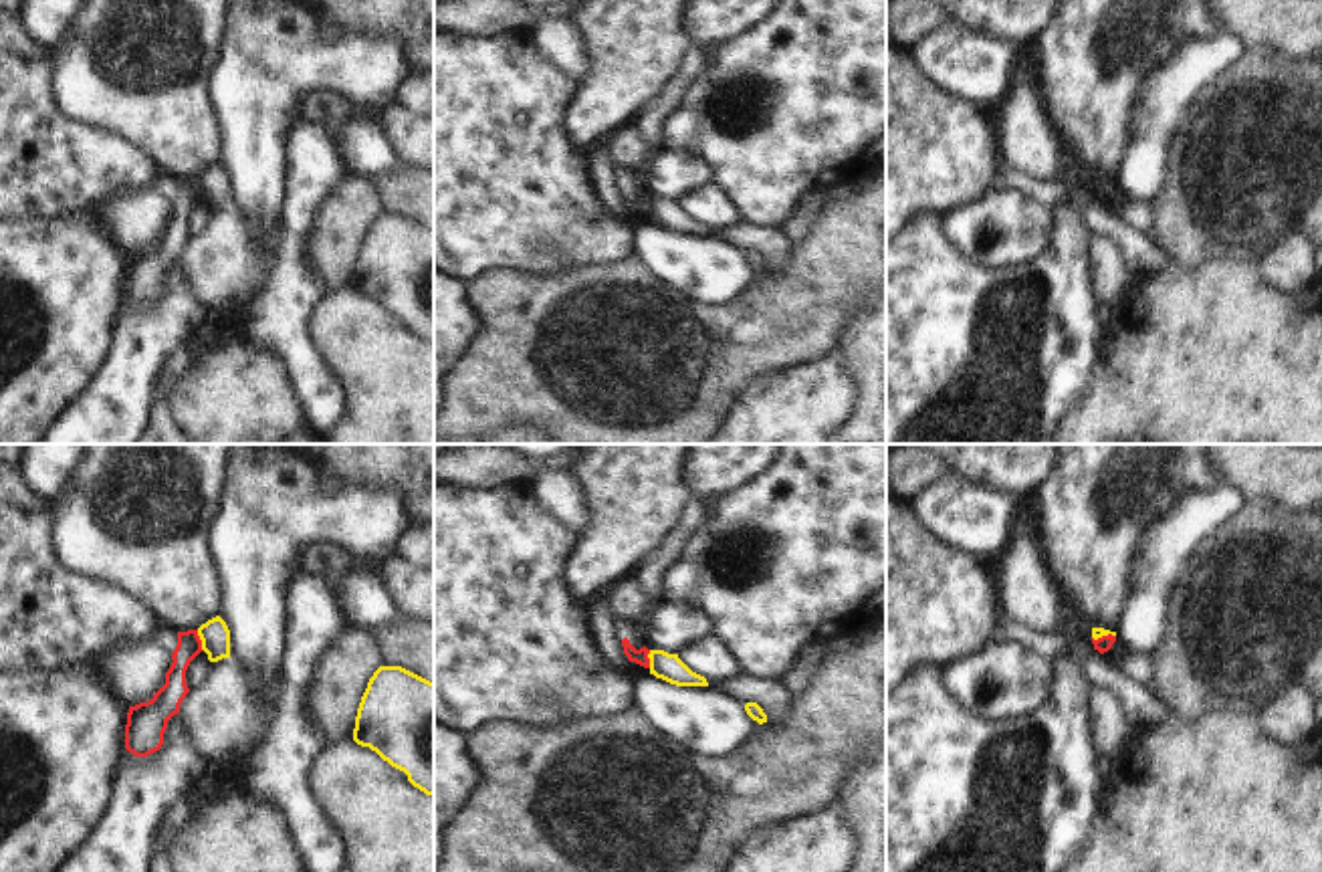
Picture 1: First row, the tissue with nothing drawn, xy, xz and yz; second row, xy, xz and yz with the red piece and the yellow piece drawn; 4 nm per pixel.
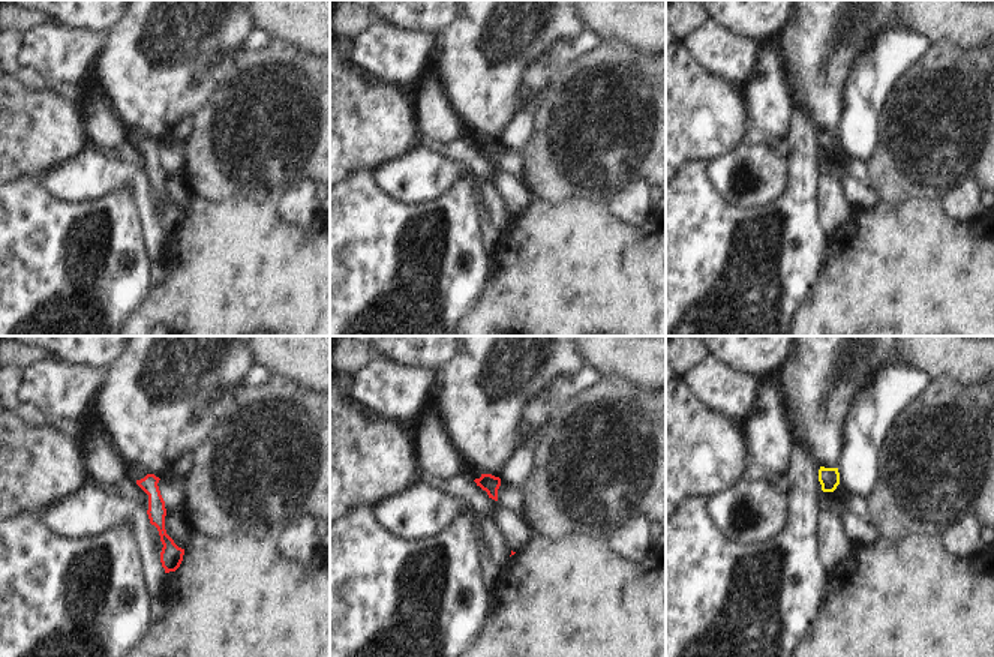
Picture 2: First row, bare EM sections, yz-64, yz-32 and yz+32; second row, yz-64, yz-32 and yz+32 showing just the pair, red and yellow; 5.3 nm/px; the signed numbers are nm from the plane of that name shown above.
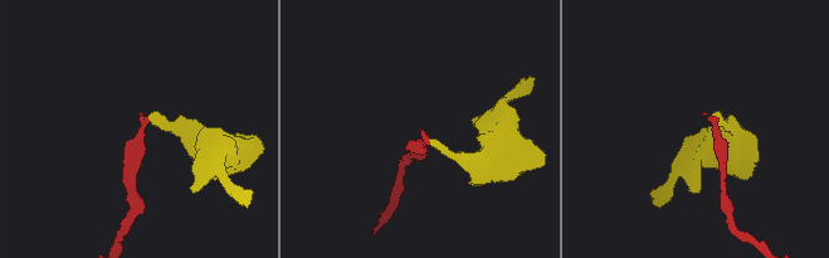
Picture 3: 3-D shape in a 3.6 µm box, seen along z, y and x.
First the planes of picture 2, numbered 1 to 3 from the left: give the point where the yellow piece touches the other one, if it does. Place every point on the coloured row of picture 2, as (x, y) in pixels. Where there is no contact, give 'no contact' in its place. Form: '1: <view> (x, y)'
1: no contact
2: no contact
3: no contact

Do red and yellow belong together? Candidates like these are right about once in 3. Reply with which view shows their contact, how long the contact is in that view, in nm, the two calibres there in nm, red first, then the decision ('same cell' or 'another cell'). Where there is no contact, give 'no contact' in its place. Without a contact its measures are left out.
xy | 80 nm | 100/120 nm | another cell

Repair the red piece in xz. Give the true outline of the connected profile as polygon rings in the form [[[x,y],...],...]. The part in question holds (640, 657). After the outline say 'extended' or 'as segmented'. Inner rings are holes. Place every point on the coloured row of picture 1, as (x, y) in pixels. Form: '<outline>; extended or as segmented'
[[[614,620],[614,636],[630,662],[650,668],[650,650],[644,646],[642,632],[632,622]]]; extended

